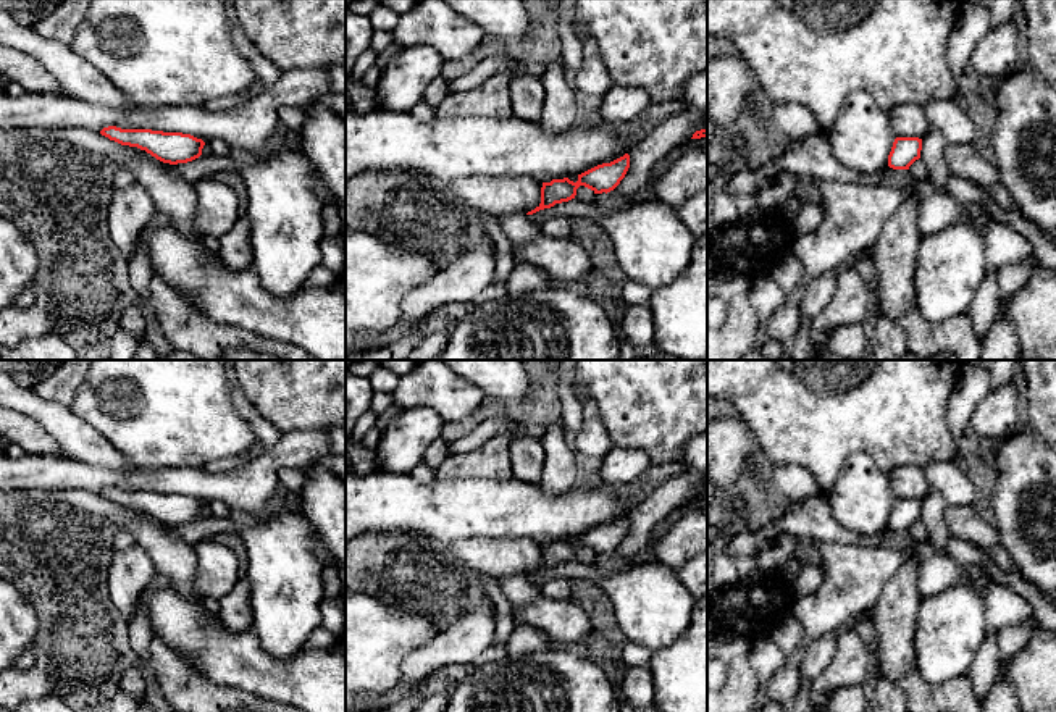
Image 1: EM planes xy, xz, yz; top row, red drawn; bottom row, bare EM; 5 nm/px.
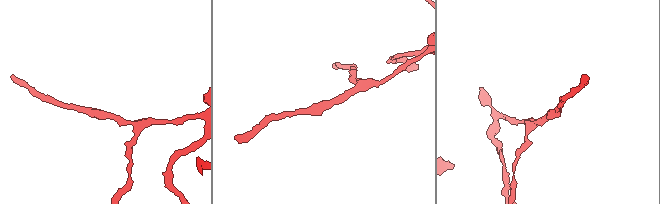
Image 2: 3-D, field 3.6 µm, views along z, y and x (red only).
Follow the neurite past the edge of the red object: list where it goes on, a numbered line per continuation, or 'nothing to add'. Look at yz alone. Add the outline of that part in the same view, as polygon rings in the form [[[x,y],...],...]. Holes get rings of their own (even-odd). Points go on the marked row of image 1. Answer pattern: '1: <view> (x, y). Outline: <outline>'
nothing to add

